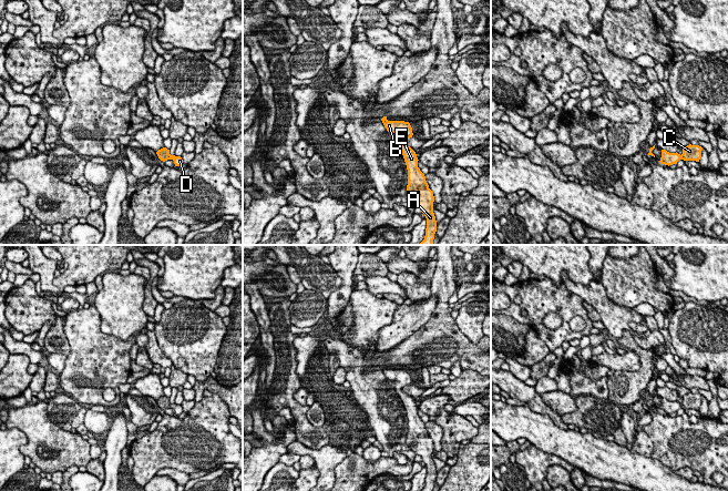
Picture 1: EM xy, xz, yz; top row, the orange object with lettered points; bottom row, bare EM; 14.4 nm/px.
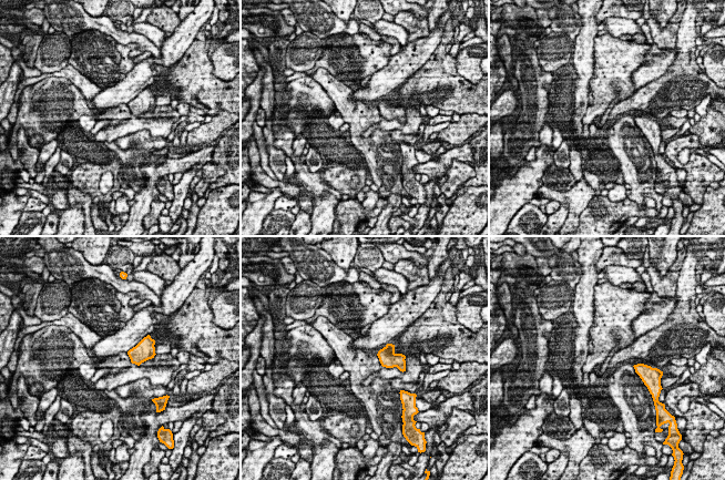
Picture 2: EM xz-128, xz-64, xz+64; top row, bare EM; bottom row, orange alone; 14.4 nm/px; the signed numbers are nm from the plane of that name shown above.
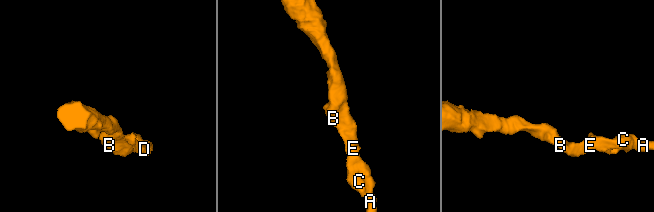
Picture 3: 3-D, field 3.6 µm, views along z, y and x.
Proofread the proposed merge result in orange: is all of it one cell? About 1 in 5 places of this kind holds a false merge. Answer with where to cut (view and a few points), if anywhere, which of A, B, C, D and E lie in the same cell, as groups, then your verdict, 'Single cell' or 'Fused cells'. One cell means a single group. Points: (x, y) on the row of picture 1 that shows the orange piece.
No split. Groups: A B C D E. Single cell

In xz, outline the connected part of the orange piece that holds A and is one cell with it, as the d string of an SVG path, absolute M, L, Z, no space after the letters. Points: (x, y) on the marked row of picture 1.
M387 116L381 119L388 132L394 134L394 142L399 146L408 170L407 196L422 209L427 218L427 228L424 239L420 245L432 245L437 232L437 221L433 213L433 192L429 188L424 174L418 167L418 157L416 152L402 142L412 137L412 127L409 122L388 121Z

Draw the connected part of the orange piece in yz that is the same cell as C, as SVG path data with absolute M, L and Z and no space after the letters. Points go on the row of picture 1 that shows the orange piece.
M687 145L683 149L683 154L676 153L669 153L666 150L662 150L662 157L660 157L660 163L665 165L673 165L677 164L679 160L684 161L696 161L699 162L701 157L701 151L703 147L699 145Z

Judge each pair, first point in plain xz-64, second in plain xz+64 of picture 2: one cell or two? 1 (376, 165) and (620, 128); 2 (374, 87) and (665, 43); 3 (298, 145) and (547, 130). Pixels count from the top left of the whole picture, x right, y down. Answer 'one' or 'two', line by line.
1: one
2: two
3: one

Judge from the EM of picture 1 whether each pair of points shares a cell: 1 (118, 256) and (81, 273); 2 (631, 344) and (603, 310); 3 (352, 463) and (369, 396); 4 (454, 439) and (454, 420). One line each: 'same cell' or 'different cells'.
1: same cell
2: different cells
3: different cells
4: same cell

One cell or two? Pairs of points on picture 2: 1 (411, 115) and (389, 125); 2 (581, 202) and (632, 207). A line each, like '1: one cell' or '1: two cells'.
1: one cell
2: two cells

